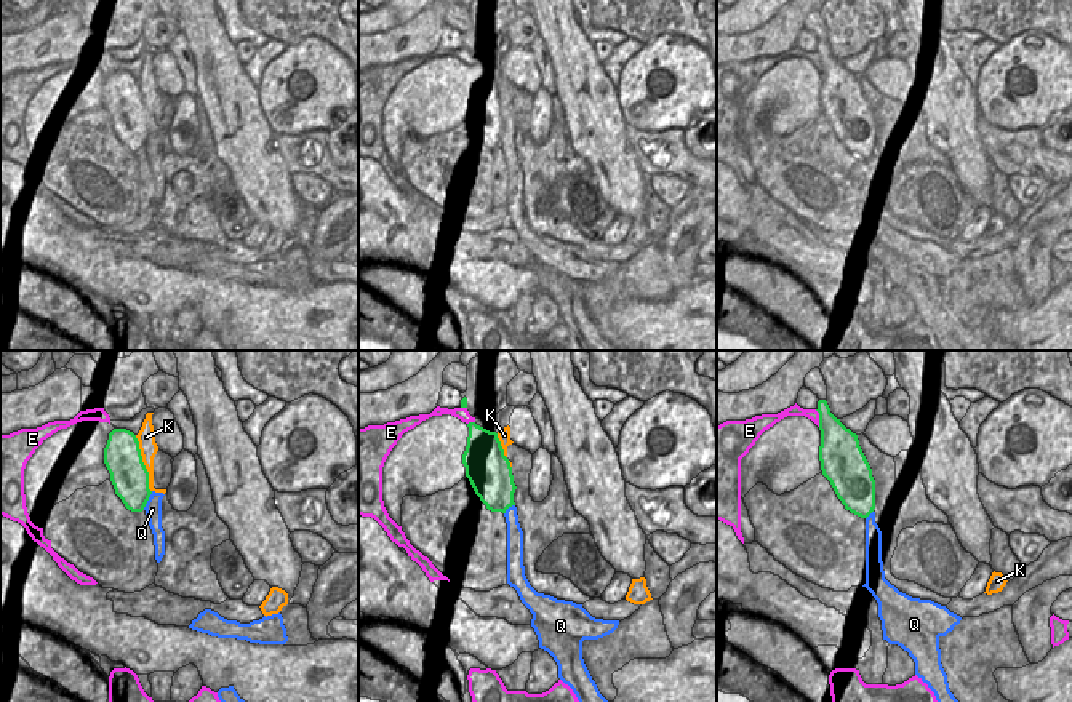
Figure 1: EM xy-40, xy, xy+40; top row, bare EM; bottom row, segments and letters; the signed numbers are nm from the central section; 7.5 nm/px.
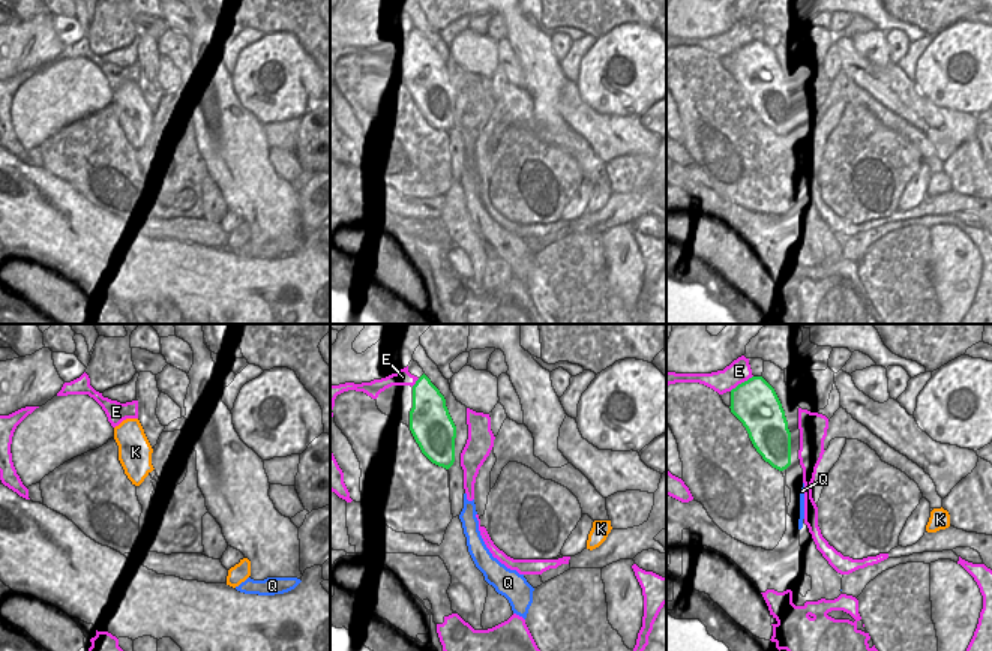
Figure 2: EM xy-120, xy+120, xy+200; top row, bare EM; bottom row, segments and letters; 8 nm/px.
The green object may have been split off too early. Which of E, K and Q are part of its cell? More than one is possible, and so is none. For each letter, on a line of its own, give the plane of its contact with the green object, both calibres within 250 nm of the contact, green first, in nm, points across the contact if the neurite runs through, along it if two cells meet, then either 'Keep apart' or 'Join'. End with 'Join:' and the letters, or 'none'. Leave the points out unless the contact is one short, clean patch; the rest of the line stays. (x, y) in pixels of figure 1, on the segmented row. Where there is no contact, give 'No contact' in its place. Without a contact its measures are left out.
E: Touches green in xy+40. Thickness 280 nm (green) against 90 nm. Keep apart
K: Touches green in xy-40. Thickness 280 nm (green) against 130 nm. Join
Q: Touches green in xy-40. Thickness 280 nm (green) against 120 nm. Keep apart
Join: K

